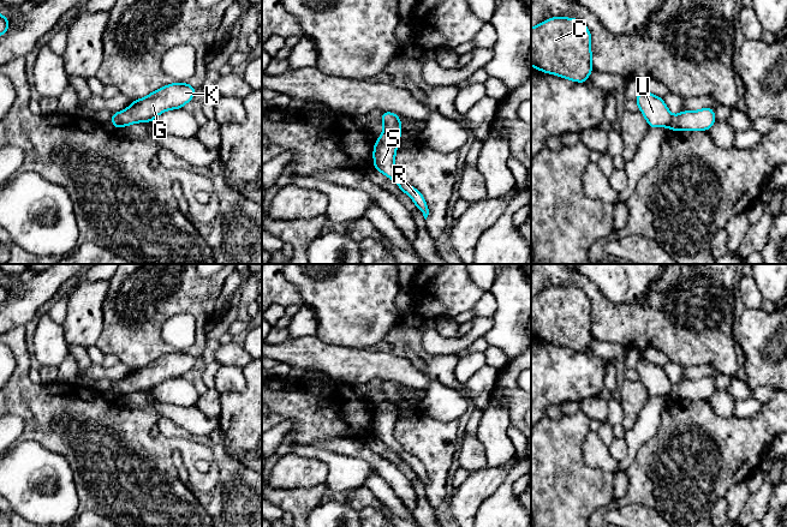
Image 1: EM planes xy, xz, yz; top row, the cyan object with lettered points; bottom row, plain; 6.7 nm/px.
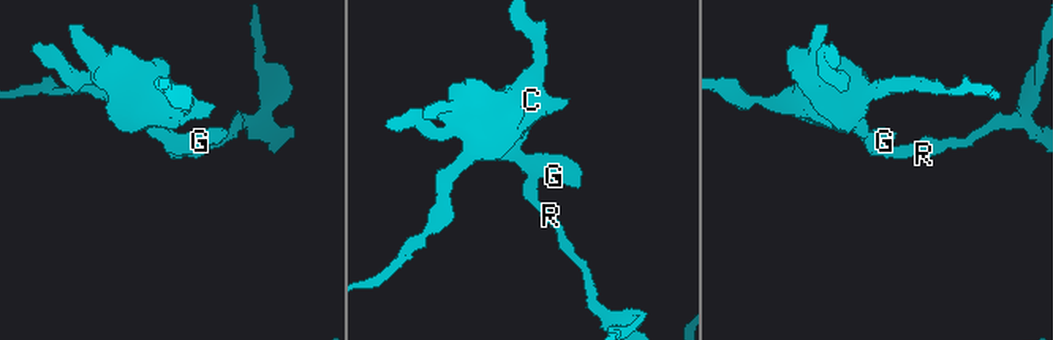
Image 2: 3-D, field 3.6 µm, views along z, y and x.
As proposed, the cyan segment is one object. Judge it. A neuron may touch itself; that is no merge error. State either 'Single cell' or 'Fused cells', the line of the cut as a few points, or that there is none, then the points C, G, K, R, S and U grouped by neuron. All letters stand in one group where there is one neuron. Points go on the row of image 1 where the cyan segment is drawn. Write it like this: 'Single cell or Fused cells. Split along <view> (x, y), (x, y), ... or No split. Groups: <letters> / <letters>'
Fused cells. Split along xz (383, 131), (398, 138). Groups: C G K U / R S

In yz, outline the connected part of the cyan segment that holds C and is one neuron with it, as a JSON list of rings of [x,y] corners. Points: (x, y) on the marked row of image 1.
[[[552,17],[531,28],[531,66],[585,83],[594,71],[591,34],[577,18]]]

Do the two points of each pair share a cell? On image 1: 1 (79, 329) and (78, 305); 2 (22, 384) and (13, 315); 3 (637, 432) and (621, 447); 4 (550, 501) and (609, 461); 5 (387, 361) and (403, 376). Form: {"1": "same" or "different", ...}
{"1": "same", "2": "different", "3": "different", "4": "different", "5": "same"}

